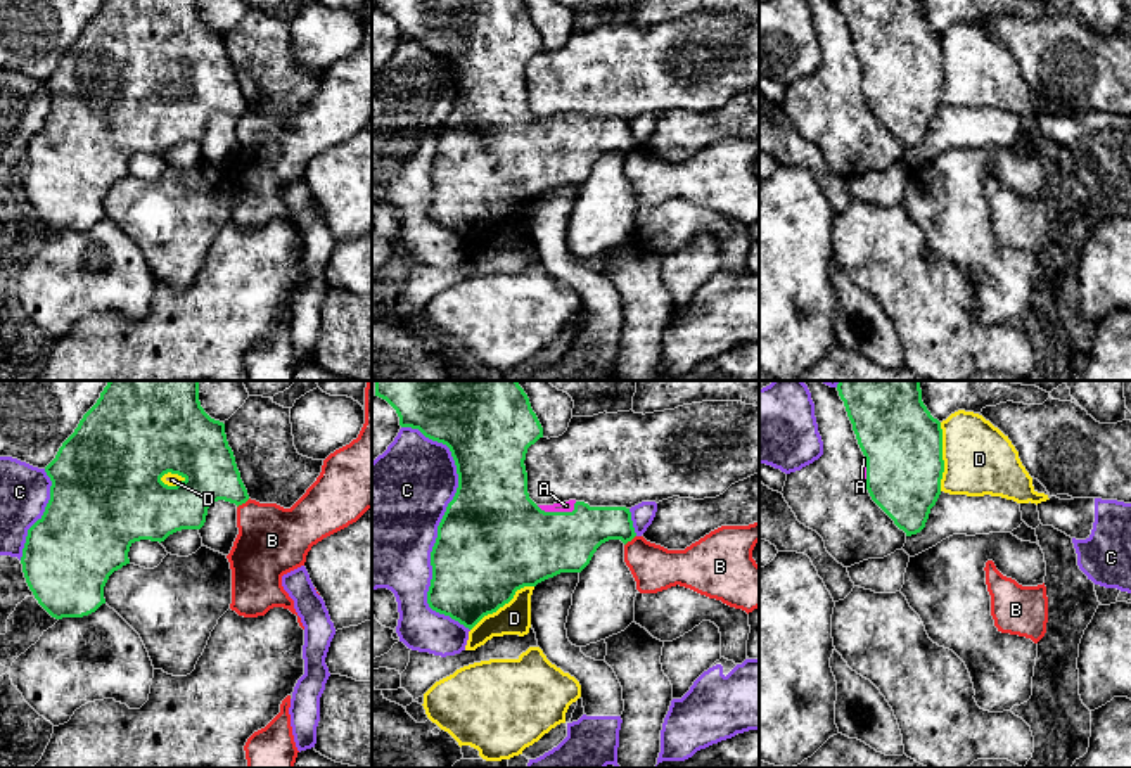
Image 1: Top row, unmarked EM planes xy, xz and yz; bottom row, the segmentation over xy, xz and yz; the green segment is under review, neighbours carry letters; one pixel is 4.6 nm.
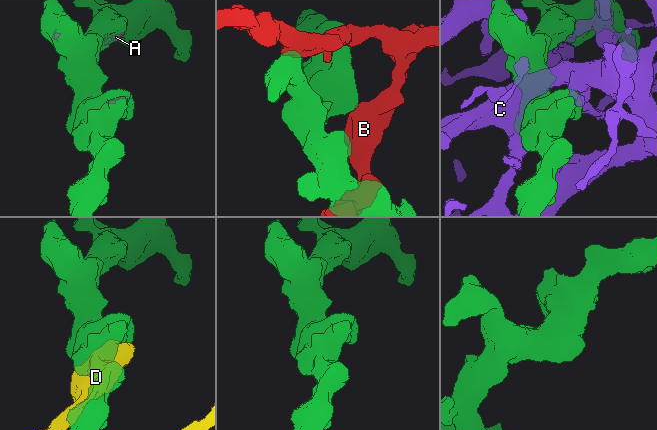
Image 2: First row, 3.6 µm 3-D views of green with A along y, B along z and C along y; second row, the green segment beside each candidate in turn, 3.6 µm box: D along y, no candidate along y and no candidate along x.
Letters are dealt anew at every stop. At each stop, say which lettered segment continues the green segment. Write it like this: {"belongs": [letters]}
{"belongs": ["A"]}

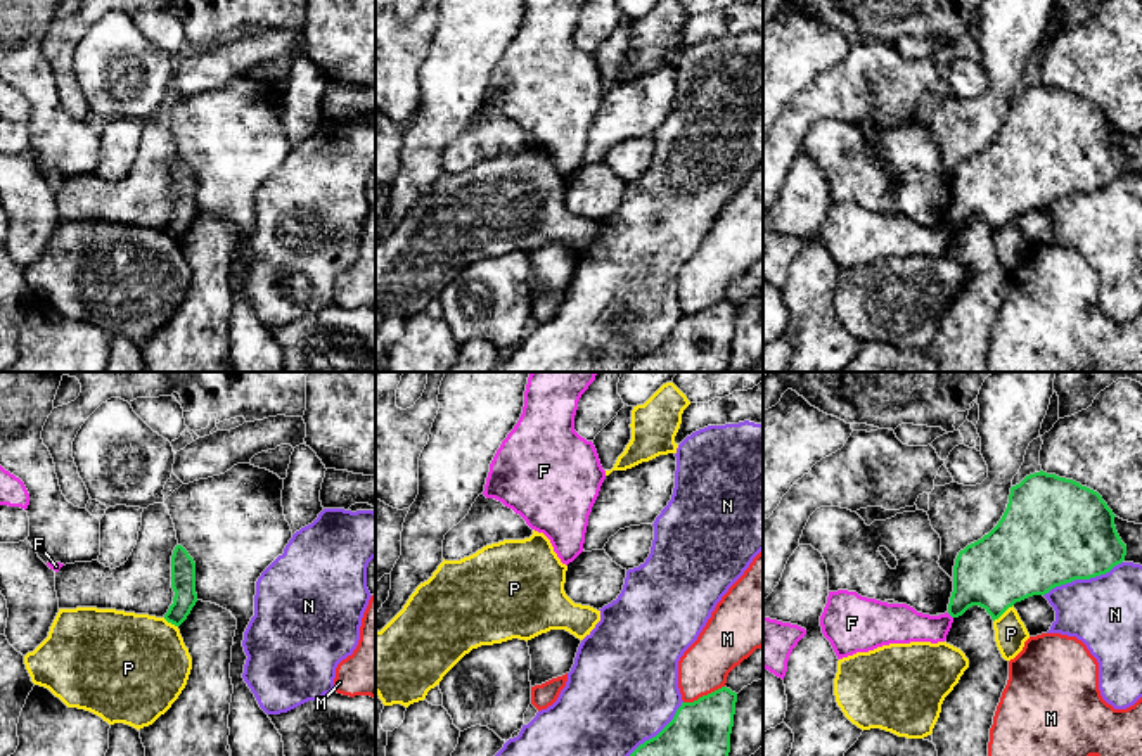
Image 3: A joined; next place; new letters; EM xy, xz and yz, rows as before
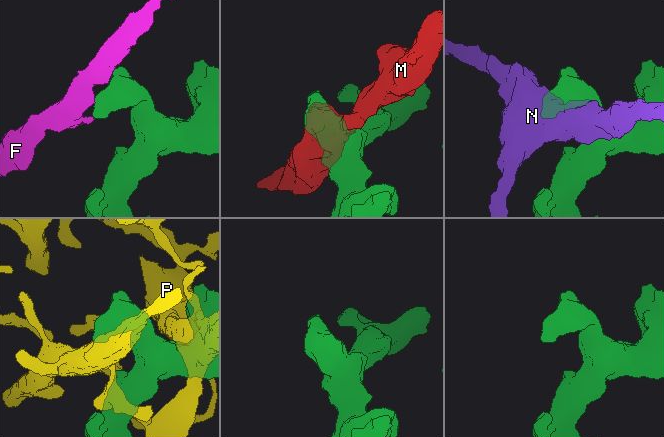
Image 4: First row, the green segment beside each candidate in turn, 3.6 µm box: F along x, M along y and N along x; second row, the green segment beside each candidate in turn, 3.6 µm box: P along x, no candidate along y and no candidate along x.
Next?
{"belongs": []}

